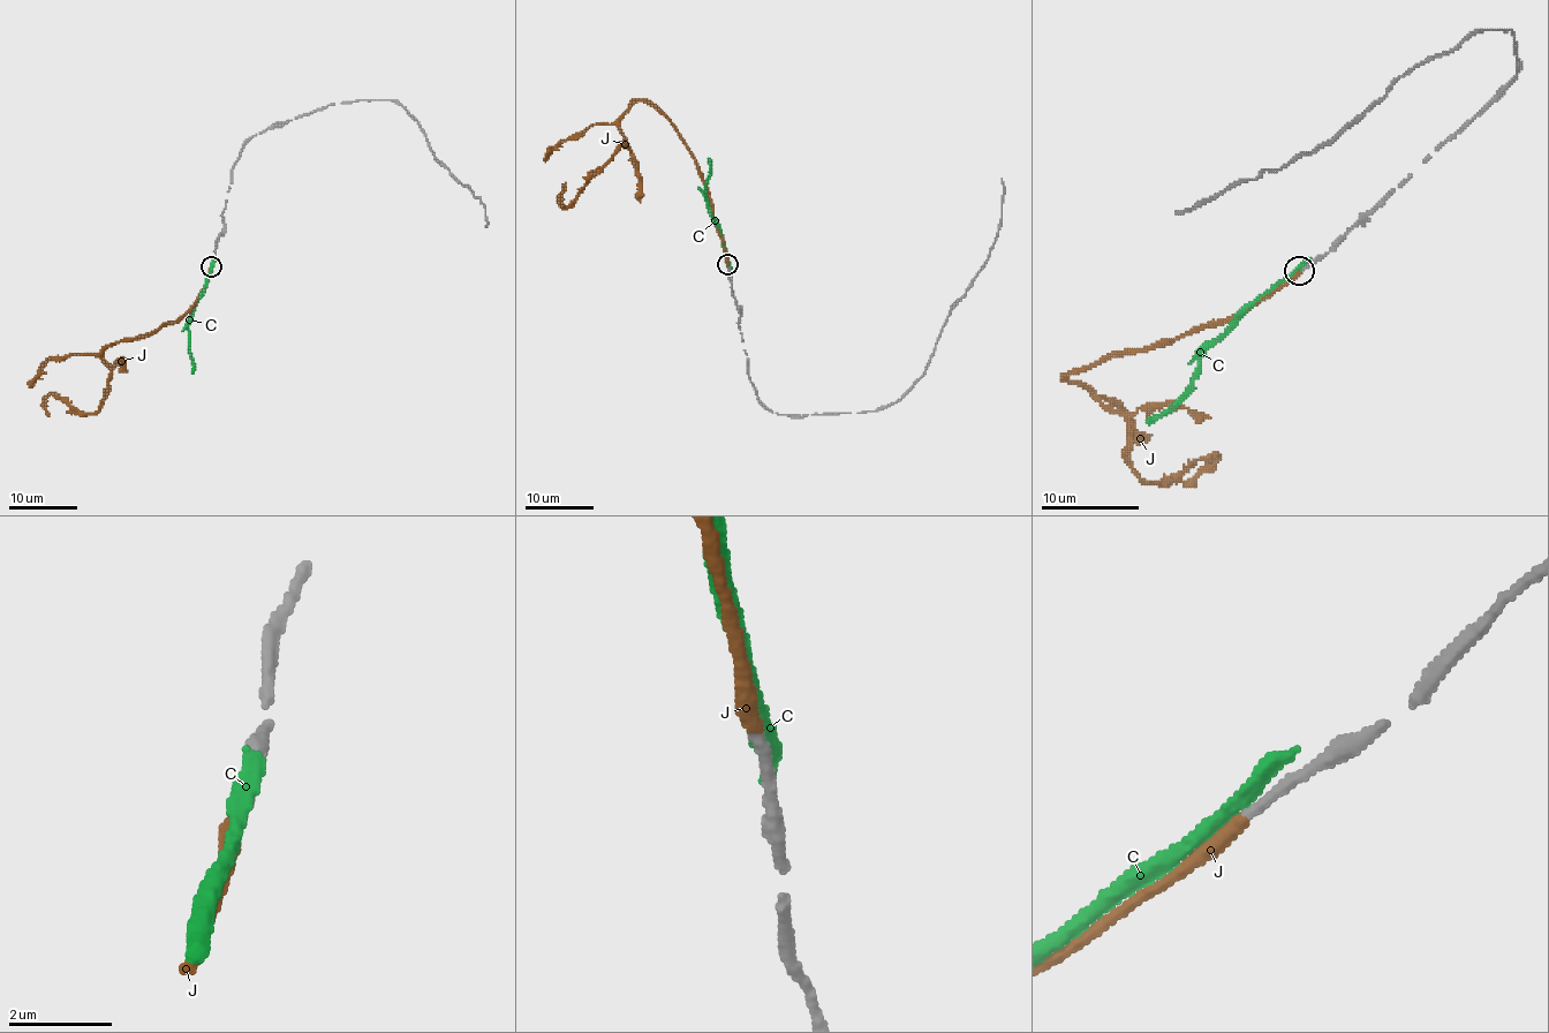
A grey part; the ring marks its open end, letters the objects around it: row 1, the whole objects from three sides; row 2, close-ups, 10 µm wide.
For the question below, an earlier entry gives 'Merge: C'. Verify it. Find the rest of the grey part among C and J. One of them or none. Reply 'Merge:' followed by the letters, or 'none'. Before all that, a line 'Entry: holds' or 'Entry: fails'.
Entry: fails
Merge: J

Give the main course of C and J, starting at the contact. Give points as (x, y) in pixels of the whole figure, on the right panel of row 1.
C: (1304, 268), (1296, 268), (1256, 300), (1202, 356), (1193, 383), (1147, 422)
J: (1301, 272), (1230, 317), (1063, 378), (1126, 422), (1126, 459), (1147, 481), (1173, 481), (1217, 457), (1180, 481)

